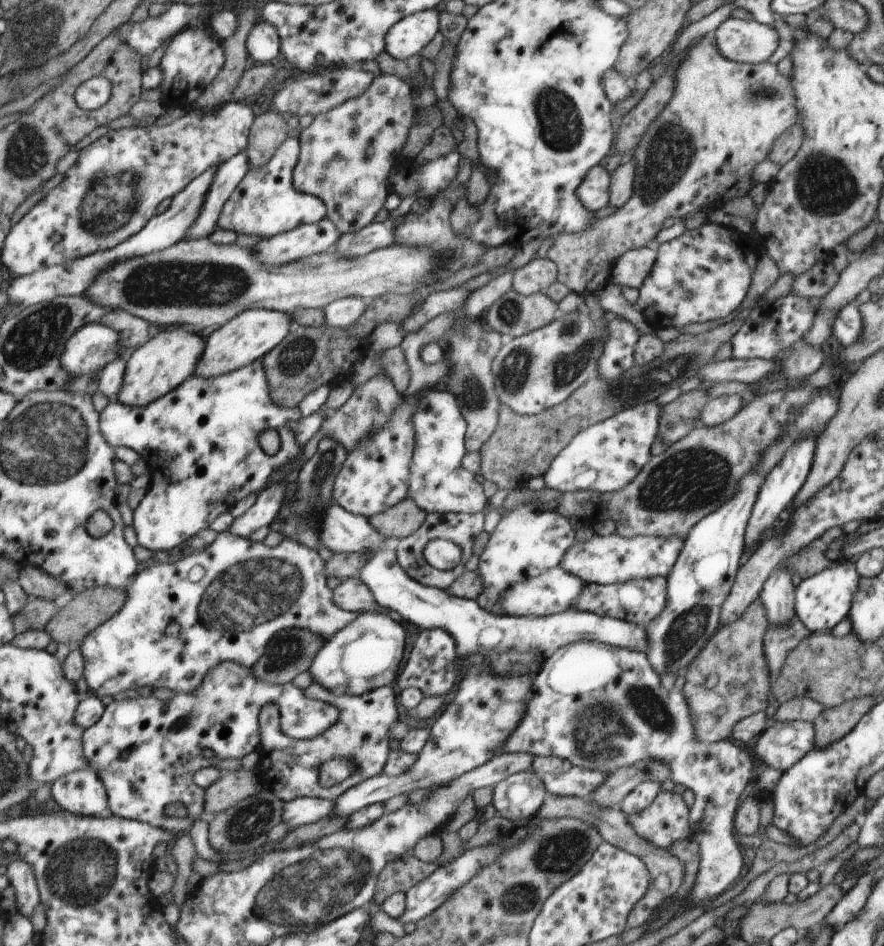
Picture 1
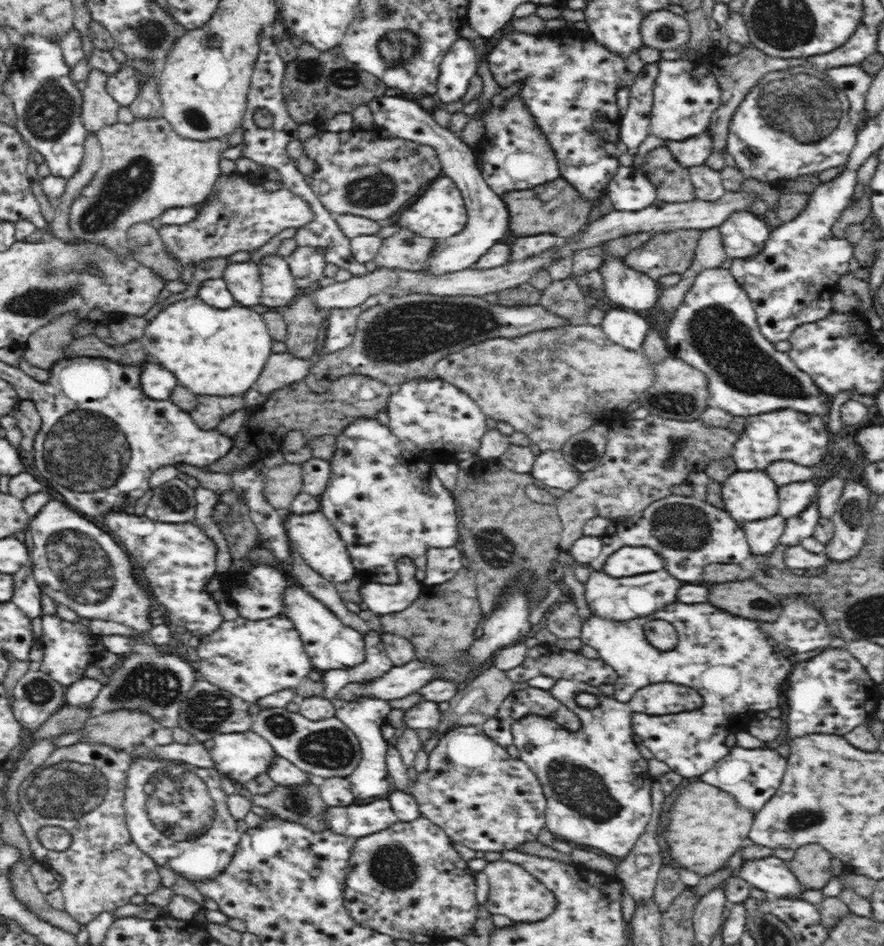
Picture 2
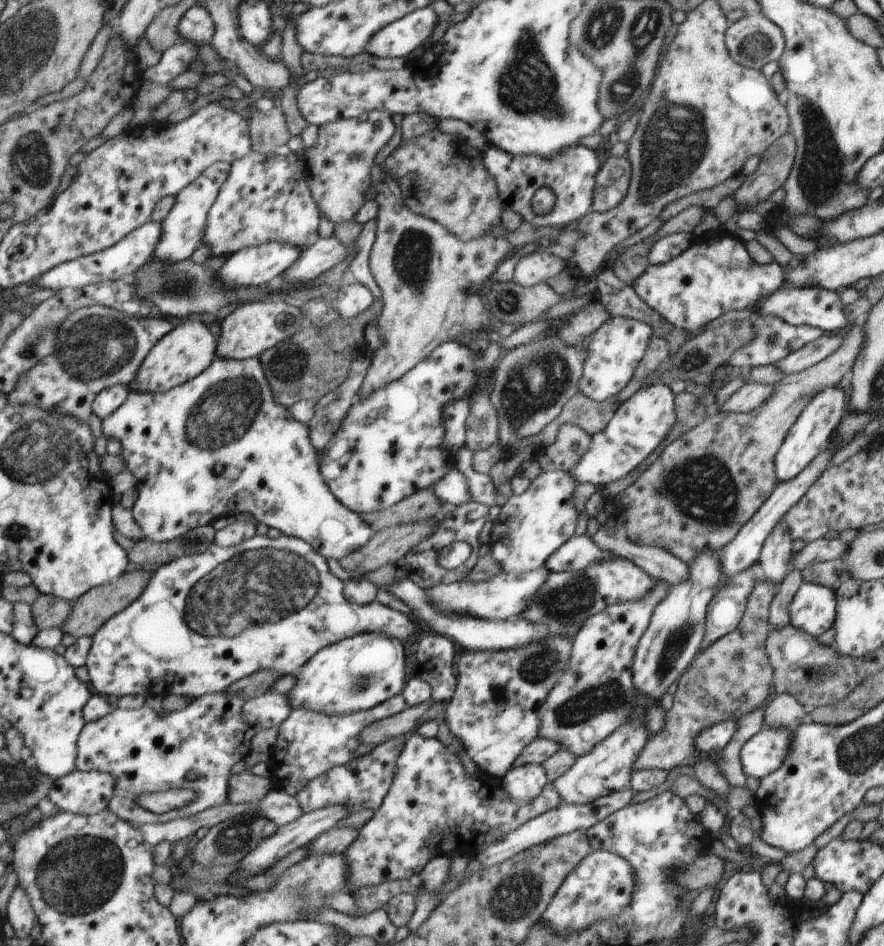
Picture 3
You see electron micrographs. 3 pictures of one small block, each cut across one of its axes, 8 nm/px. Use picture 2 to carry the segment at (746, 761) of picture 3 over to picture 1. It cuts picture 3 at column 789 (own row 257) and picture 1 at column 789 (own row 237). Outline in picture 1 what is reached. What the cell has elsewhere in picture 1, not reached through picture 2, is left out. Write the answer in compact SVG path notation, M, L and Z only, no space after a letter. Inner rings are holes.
M769 721L764 732L753 742L753 754L762 767L787 770L815 747L816 731L813 723L801 721Z

